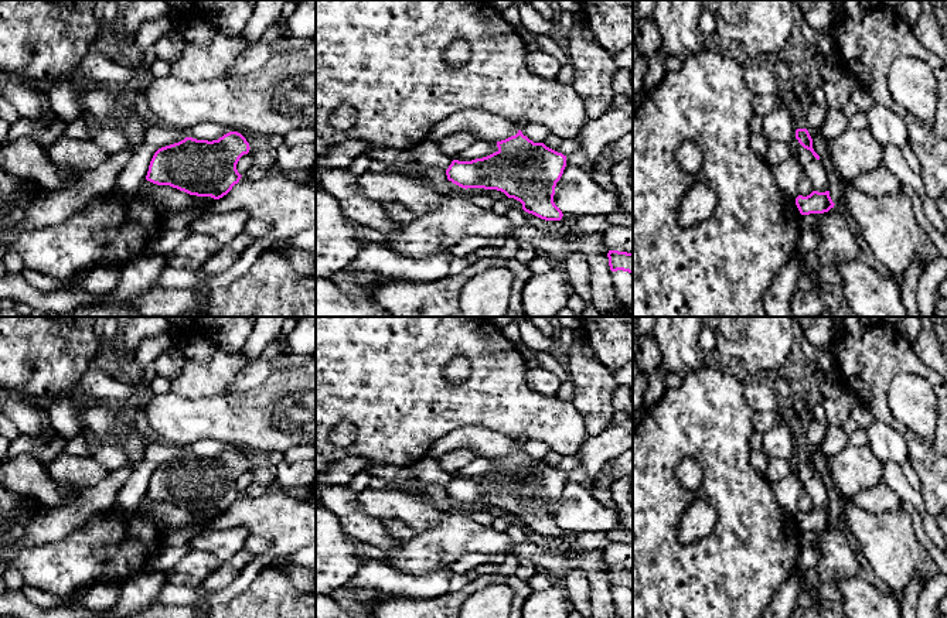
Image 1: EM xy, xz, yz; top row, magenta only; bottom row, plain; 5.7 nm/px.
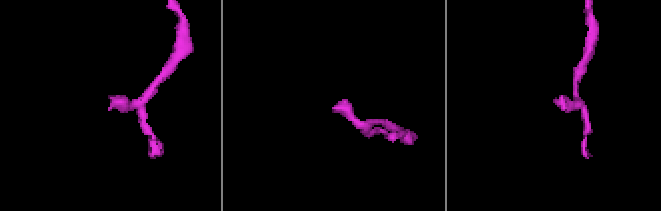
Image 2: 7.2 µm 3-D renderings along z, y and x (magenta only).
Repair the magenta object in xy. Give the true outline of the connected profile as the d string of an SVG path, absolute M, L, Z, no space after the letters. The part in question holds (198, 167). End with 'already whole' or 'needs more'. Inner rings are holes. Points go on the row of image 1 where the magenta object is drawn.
M238 132L212 141L185 137L154 153L146 180L190 195L219 199L239 182L242 175L236 164L249 148Z | already whole

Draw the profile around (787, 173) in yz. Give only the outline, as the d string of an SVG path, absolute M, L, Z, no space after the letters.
M796 153L787 161L771 165L771 171L780 188L791 198L798 197L797 180L804 171L803 164Z

